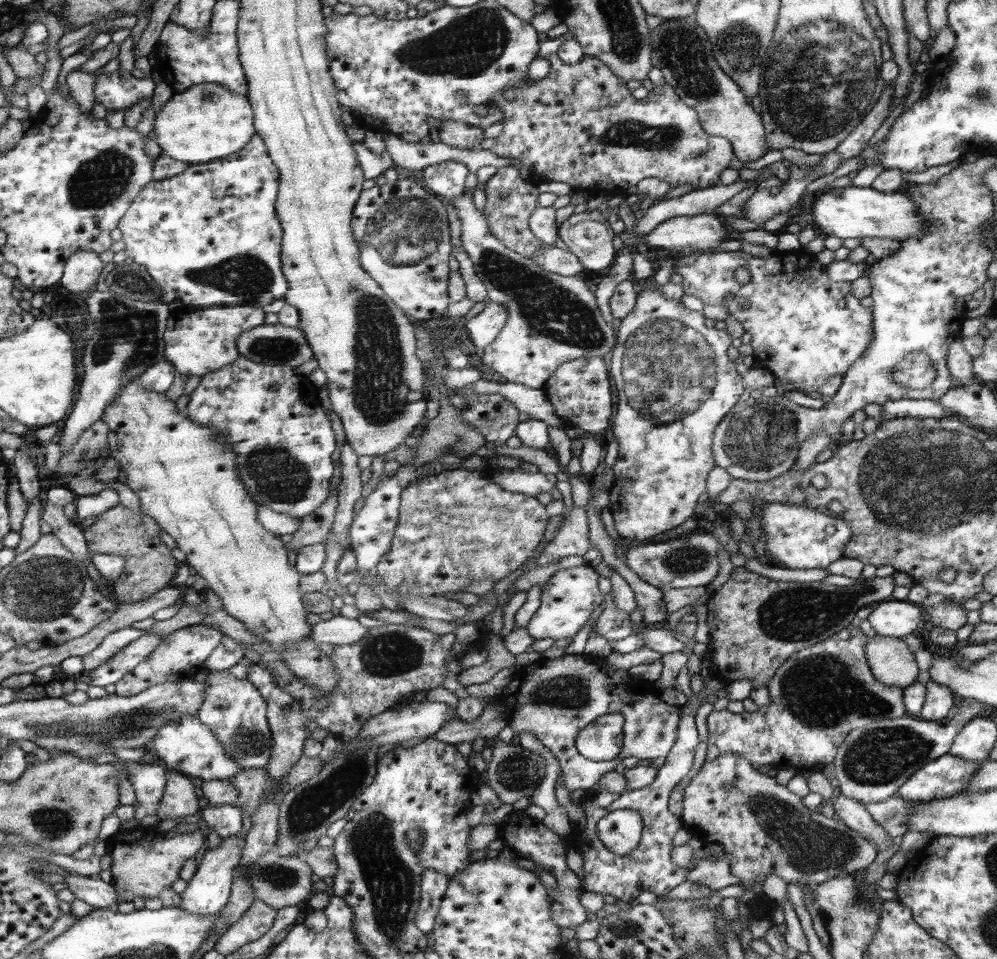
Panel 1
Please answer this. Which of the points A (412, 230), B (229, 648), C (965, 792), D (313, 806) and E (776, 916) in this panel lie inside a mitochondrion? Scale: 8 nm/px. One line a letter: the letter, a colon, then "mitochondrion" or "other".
A: mitochondrion
B: other
C: other
D: mitochondrion
E: other

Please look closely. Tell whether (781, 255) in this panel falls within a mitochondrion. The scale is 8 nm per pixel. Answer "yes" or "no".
no

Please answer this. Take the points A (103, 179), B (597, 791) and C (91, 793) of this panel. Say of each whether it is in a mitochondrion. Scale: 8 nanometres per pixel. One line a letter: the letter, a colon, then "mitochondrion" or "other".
A: mitochondrion
B: other
C: mitochondrion

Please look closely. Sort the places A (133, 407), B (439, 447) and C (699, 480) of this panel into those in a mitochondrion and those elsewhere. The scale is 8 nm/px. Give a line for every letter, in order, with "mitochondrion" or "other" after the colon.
A: other
B: mitochondrion
C: other

